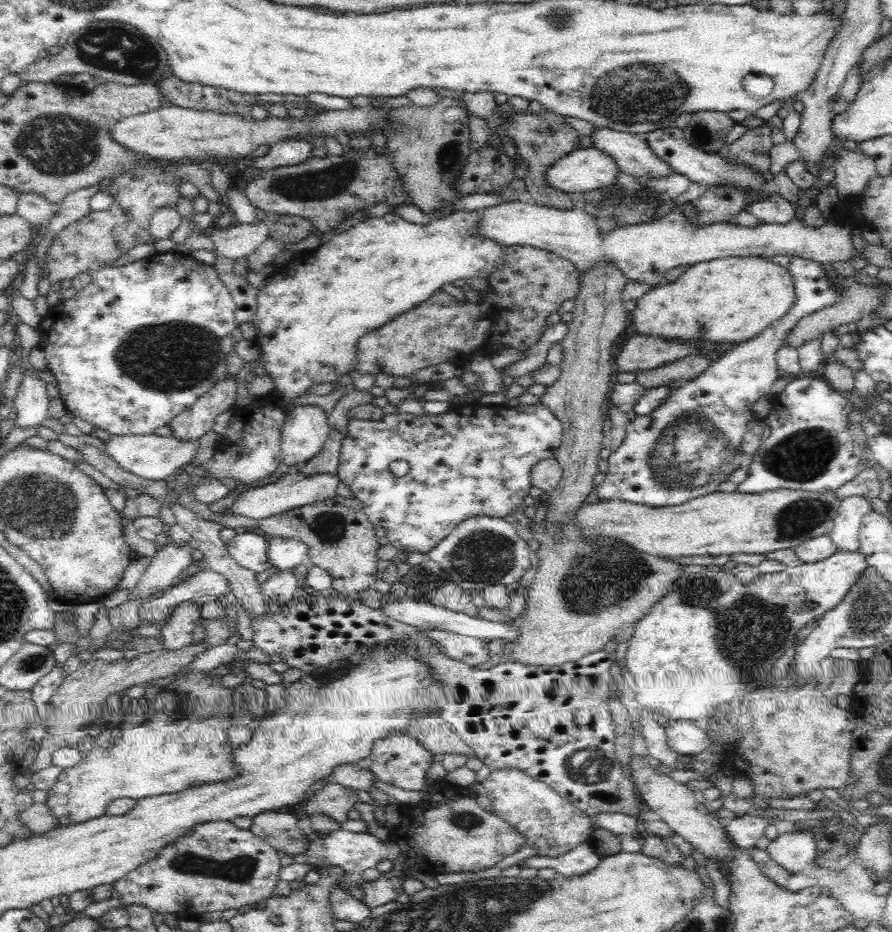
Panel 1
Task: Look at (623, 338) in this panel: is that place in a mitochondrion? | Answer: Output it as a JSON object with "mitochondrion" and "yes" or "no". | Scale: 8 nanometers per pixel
{"mitochondrion":"no"}

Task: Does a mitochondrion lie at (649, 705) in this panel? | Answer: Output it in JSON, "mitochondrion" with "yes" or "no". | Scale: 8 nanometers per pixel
{"mitochondrion":"no"}

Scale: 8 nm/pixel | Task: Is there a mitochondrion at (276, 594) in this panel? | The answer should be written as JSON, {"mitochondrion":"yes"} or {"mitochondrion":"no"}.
{"mitochondrion":"no"}

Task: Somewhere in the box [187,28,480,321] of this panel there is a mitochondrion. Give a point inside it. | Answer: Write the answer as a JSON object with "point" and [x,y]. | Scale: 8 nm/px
{"point":[324,184]}

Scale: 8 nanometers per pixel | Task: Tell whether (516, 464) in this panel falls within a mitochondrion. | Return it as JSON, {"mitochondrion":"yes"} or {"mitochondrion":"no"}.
{"mitochondrion":"no"}

